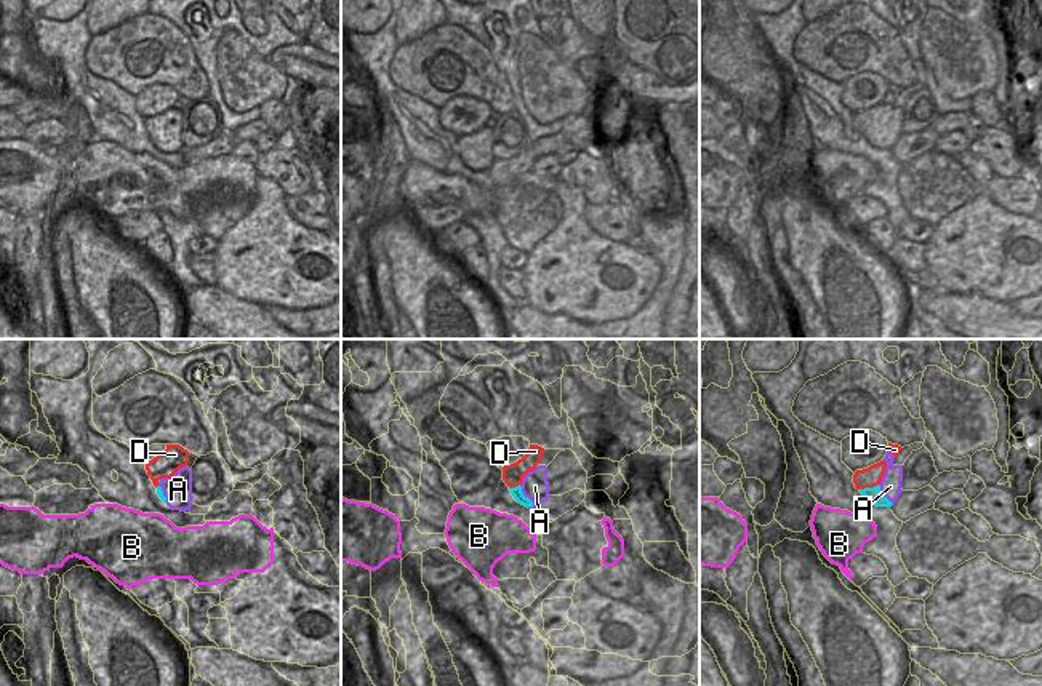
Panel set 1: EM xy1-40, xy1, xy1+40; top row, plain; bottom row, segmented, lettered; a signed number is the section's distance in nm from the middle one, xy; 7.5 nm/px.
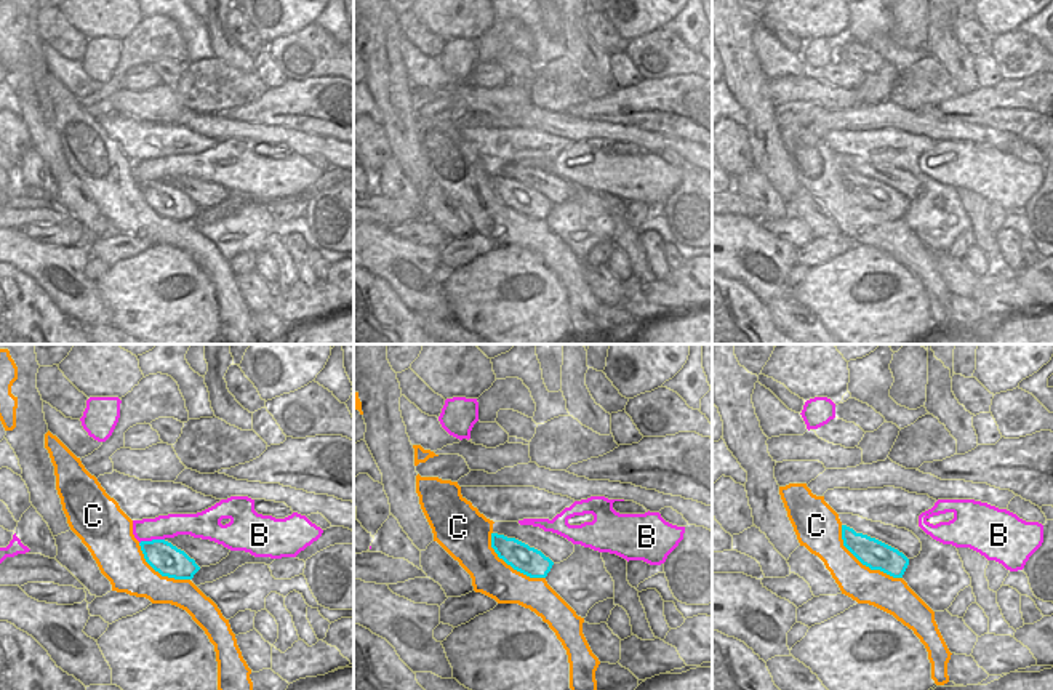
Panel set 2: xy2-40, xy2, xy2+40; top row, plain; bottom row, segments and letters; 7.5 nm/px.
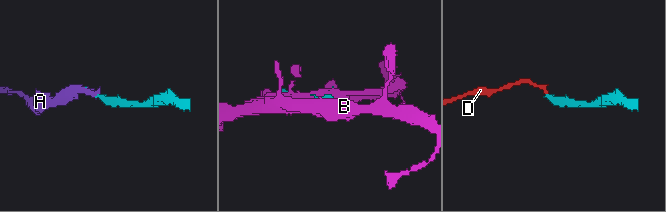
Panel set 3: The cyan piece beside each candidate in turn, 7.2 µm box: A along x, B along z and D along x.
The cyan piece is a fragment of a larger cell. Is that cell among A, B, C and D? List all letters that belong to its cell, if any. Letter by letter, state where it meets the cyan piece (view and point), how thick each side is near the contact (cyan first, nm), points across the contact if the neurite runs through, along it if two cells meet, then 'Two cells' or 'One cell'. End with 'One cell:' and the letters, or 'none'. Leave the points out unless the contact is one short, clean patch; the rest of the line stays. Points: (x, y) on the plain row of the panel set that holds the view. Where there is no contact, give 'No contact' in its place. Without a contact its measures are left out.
A: Touches cyan at xy1 (524, 138). Thickness 80 nm (cyan) against 200 nm. Two cells
B: Touches cyan at xy2-40 (151, 183). Thickness 240 nm (cyan) against 170 nm. Two cells
C: Touches cyan at xy2+40 (863, 205). Thickness 220 nm (cyan) against 260 nm. Two cells
D: Touches cyan at xy1+40 (868, 130). Thickness 120 nm (cyan) against 150 nm. One cell
One cell: D

